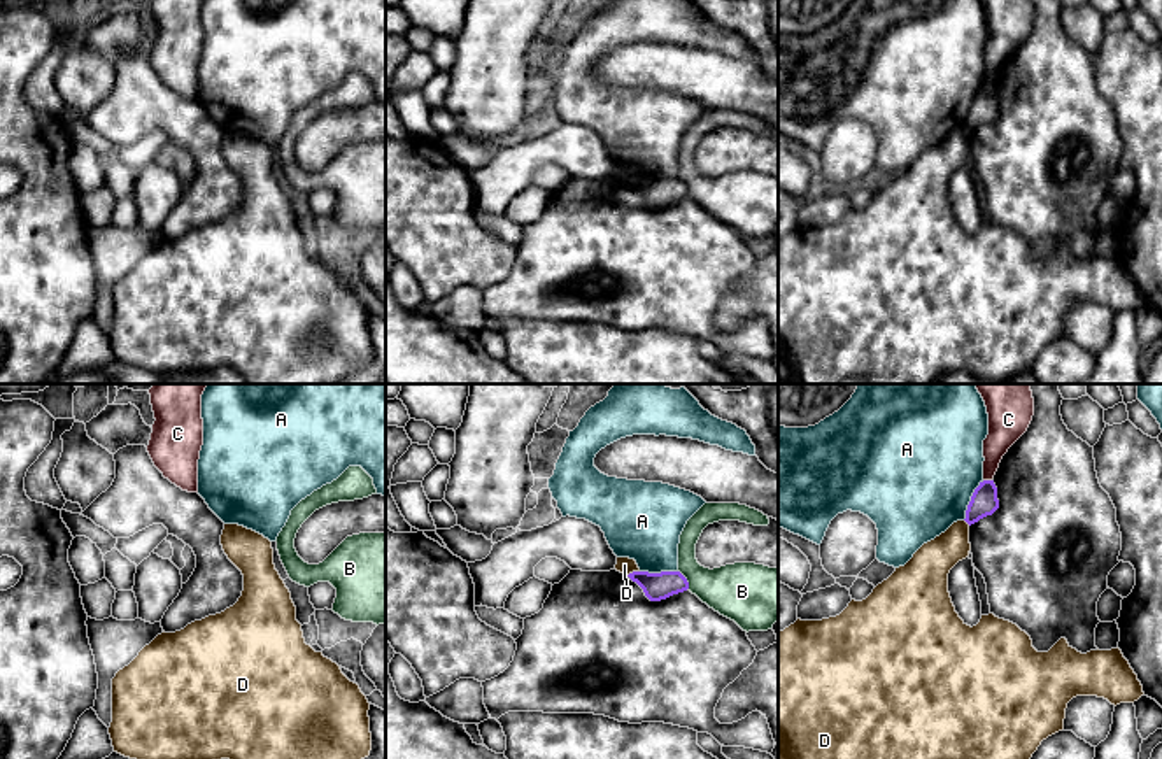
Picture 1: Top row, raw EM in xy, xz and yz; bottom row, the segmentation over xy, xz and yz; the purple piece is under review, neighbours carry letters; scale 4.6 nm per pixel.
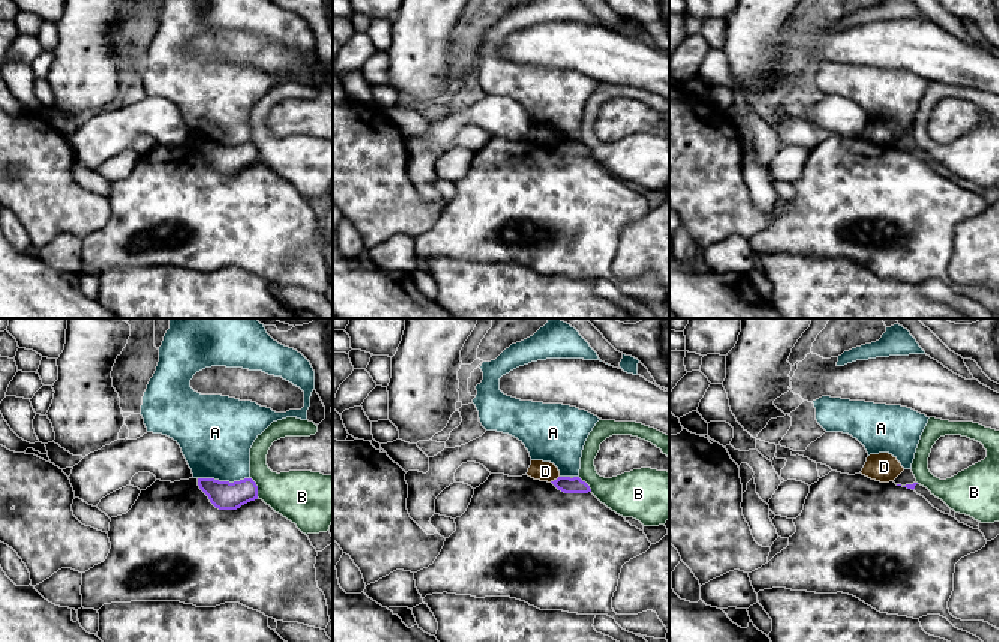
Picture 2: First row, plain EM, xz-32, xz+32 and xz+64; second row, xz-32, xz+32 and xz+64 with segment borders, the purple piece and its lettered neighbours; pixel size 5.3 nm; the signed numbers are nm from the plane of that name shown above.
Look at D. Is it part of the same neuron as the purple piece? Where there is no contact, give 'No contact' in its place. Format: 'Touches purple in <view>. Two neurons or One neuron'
Touches purple in xz. Two neurons

